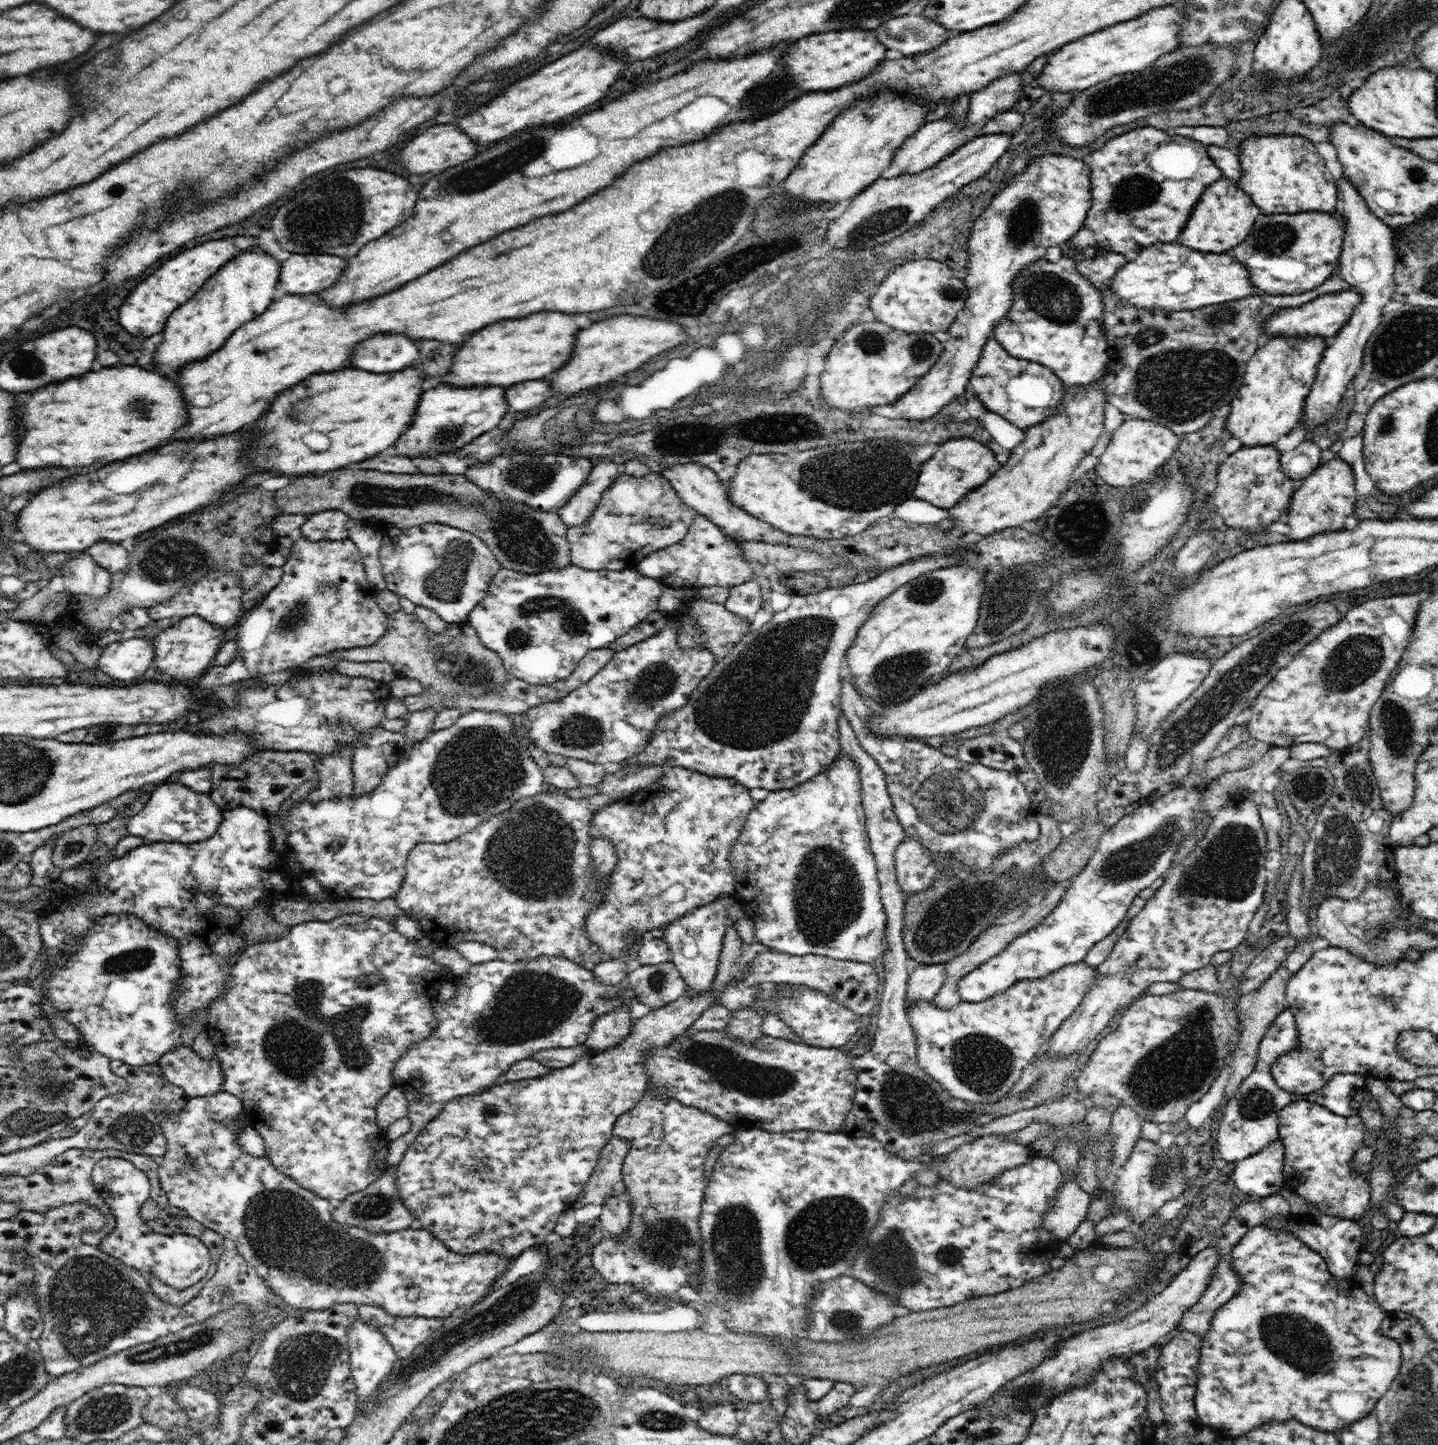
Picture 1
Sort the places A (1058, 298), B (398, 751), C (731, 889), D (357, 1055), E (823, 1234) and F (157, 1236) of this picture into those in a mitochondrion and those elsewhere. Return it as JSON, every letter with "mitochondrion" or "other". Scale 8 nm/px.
{"A":"mitochondrion","B":"other","C":"other","D":"mitochondrion","E":"mitochondrion","F":"other"}

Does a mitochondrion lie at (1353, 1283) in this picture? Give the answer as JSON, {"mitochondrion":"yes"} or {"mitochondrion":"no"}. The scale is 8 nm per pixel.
{"mitochondrion":"no"}

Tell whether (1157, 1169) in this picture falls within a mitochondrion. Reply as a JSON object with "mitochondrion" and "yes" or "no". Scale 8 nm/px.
{"mitochondrion":"yes"}

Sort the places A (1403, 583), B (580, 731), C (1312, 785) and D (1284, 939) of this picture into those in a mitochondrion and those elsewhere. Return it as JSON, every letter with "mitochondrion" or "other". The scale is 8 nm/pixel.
{"A":"other","B":"mitochondrion","C":"mitochondrion","D":"other"}

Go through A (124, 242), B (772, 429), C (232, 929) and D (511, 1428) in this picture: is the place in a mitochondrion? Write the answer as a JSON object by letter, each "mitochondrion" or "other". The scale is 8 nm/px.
{"A":"other","B":"mitochondrion","C":"other","D":"mitochondrion"}

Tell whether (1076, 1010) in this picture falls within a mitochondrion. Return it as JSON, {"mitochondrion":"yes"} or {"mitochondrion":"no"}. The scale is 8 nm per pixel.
{"mitochondrion":"no"}

